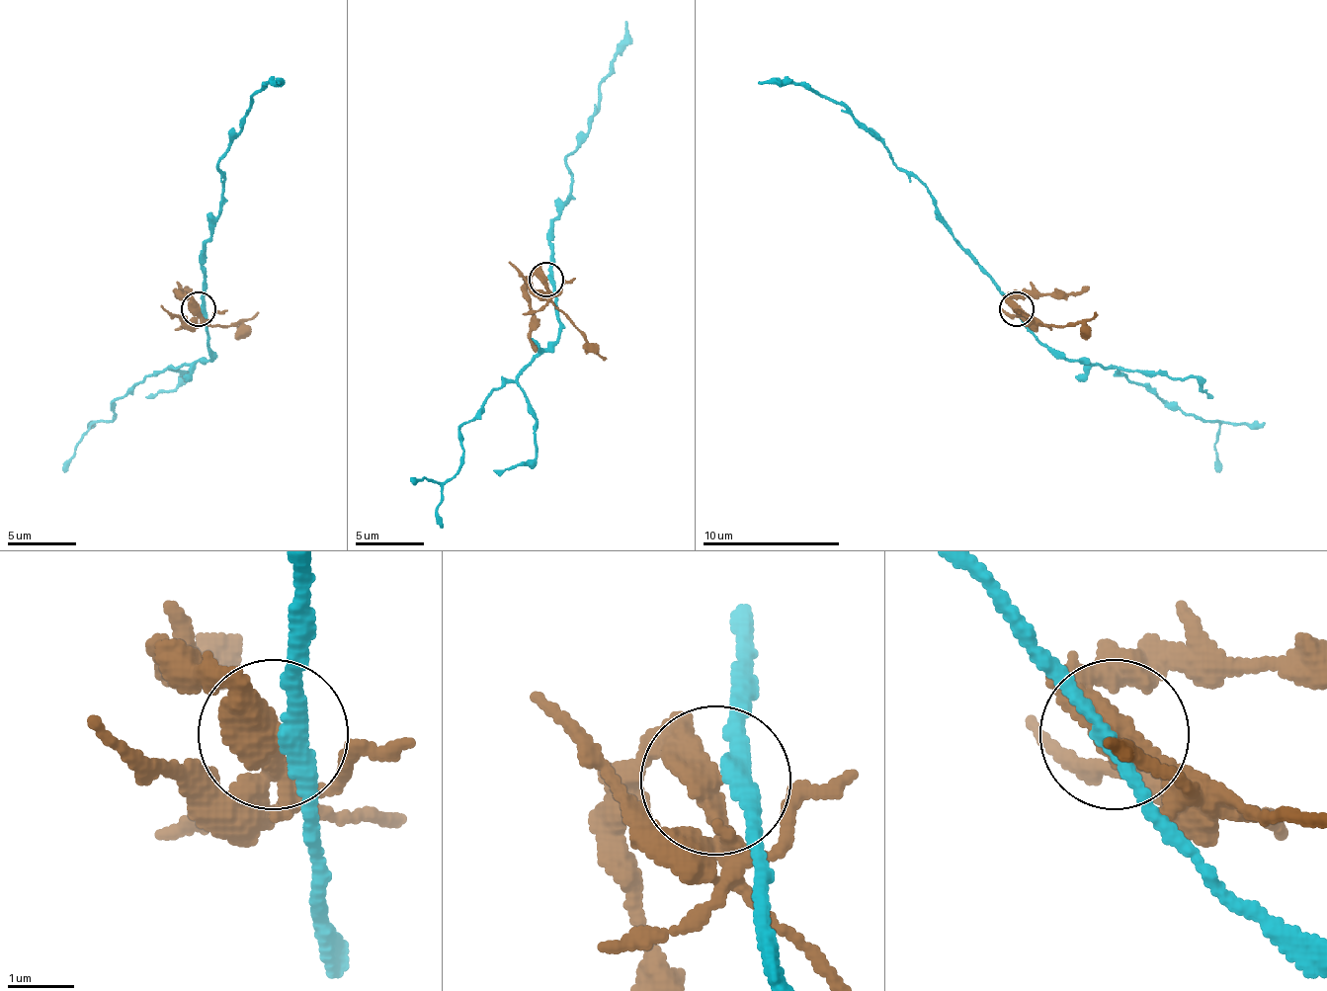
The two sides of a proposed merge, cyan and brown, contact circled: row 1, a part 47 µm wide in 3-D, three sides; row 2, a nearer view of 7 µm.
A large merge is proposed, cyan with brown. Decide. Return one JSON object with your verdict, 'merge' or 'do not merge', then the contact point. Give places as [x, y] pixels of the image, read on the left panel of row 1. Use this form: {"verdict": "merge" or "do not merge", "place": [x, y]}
{"verdict": "do not merge", "place": [199, 308]}

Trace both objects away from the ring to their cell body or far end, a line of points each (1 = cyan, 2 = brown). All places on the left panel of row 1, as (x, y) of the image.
1: (201, 307), (205, 246), (221, 207), (218, 163), (228, 135), (249, 101), (267, 84), (280, 81)
2: (198, 307), (218, 325), (242, 325), (260, 311)

